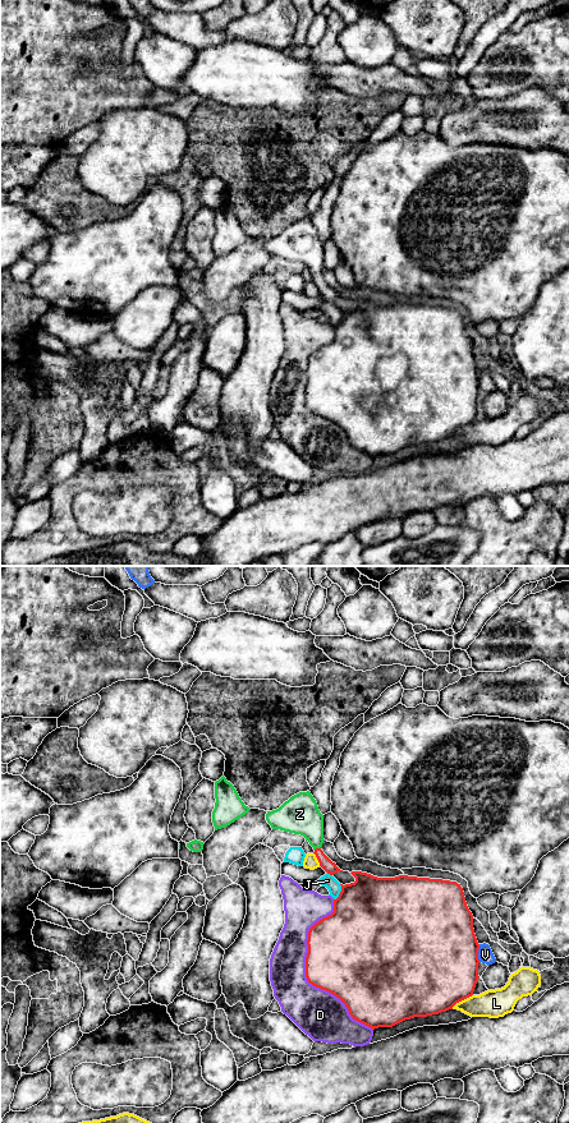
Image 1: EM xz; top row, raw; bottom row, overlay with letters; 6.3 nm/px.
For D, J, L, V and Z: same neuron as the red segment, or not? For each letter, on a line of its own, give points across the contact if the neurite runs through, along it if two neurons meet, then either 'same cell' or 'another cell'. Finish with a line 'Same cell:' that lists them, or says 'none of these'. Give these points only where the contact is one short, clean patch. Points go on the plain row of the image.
D: another cell
J: another cell
L: another cell
V: another cell
Z: way xz (325, 290), (317, 276), (311, 253), (299, 242); same cell
Same cell: Z

